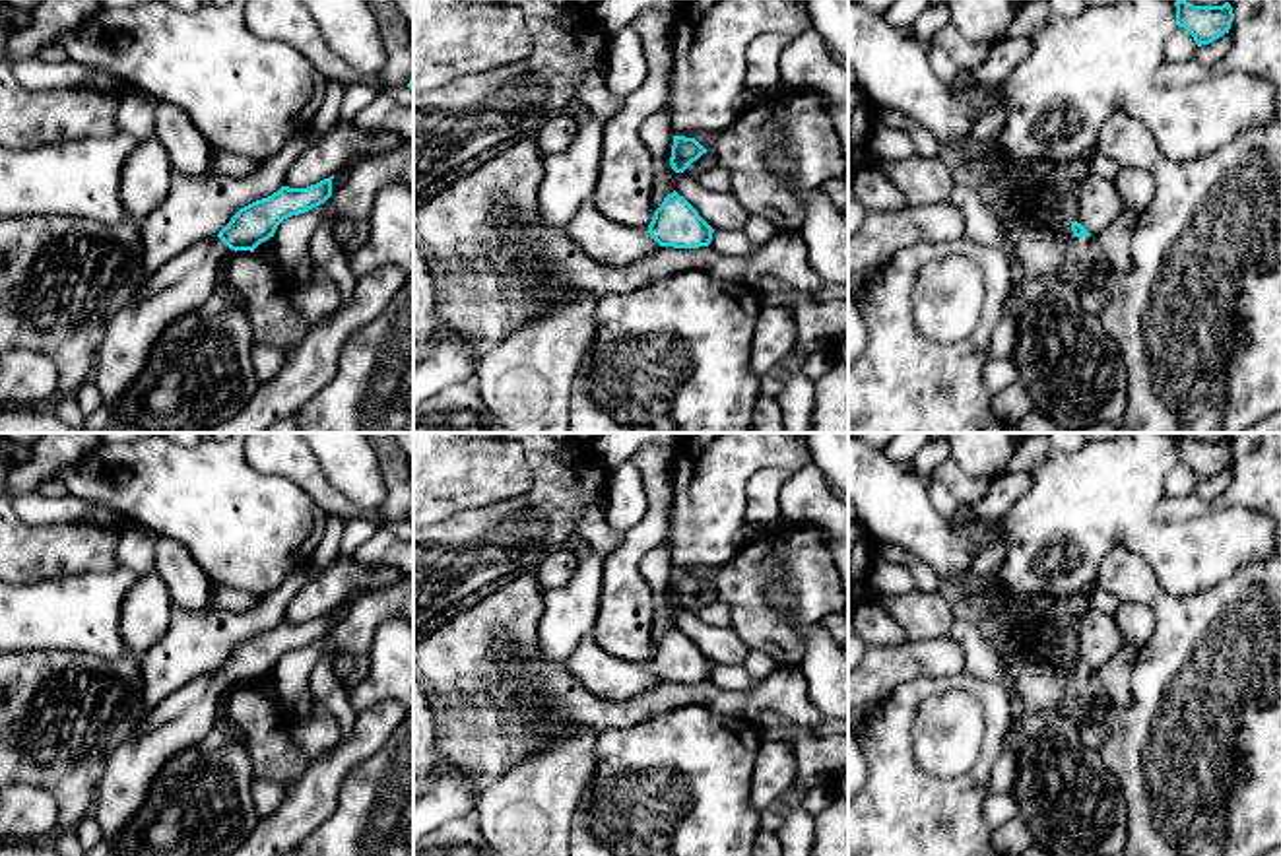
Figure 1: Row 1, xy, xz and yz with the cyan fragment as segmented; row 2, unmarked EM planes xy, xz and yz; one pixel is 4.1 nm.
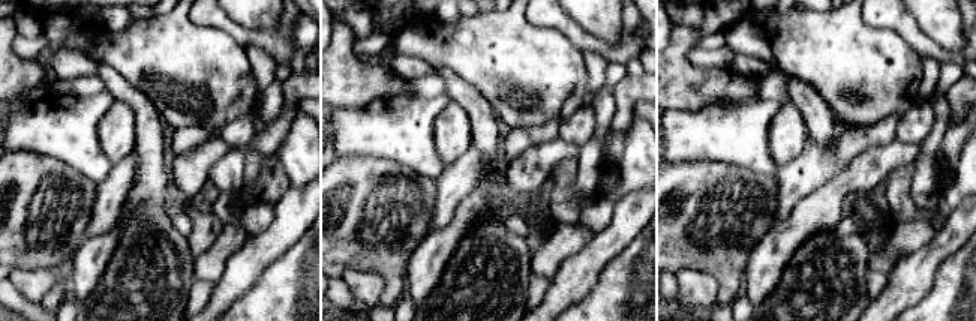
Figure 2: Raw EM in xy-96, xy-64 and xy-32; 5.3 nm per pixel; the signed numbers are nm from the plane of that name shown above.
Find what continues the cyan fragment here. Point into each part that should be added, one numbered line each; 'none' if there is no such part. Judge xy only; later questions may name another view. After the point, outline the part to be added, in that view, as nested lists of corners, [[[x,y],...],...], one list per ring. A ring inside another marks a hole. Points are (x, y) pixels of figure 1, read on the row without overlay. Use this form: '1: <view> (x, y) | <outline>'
1: xy (183, 719) | [[[206,672],[181,689],[161,699],[134,734],[109,757],[97,784],[91,813],[101,825],[103,837],[116,837],[142,807],[155,774],[175,755],[198,745],[221,718],[221,699],[231,683],[219,672]]]

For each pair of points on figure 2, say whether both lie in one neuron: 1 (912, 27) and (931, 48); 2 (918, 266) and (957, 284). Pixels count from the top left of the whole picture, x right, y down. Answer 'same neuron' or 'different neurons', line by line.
1: same neuron
2: different neurons

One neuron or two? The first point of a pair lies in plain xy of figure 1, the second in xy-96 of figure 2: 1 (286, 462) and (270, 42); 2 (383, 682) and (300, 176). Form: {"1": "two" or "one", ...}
{"1": "one", "2": "one"}

